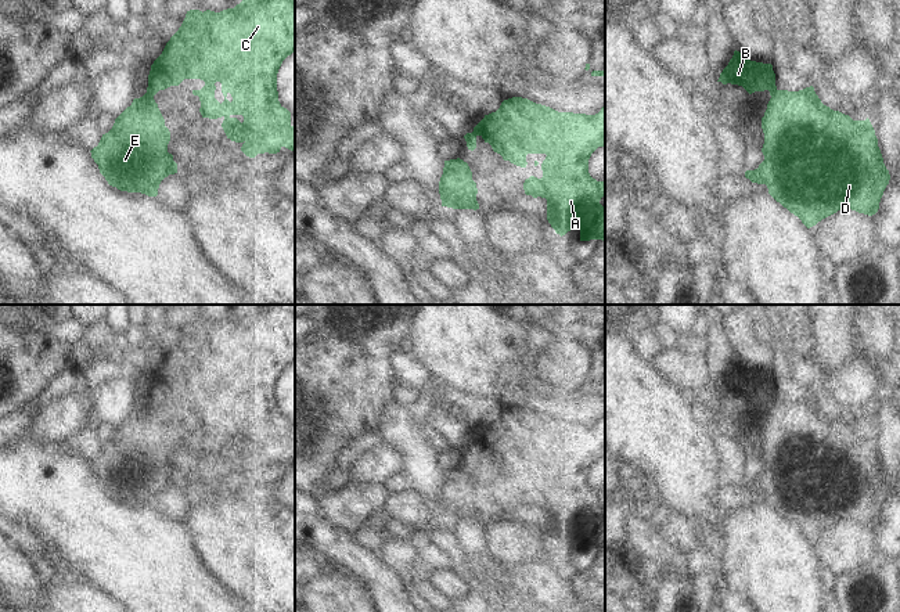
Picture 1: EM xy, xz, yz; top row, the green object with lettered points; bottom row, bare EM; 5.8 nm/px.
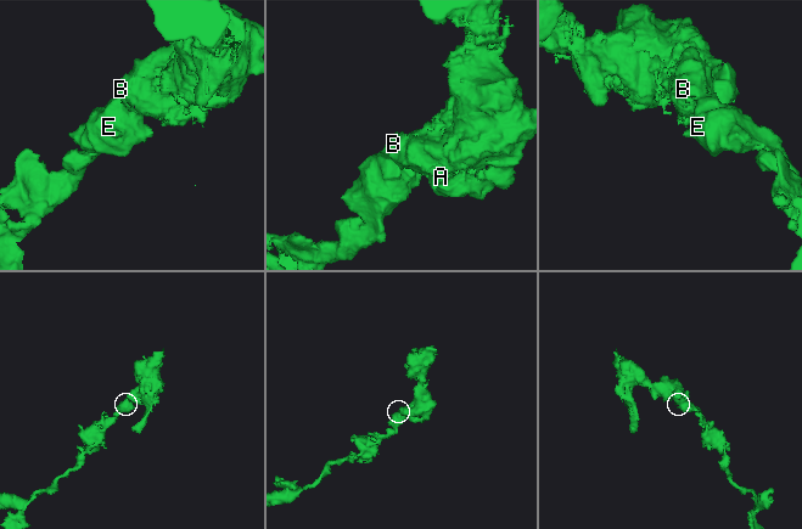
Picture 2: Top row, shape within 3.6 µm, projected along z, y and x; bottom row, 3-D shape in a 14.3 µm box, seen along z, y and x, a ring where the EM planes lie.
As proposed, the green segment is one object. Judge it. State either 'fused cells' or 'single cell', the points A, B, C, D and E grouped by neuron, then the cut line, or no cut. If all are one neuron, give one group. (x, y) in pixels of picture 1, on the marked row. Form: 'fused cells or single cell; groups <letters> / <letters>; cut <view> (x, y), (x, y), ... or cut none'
single cell; groups A B C D E; cut none

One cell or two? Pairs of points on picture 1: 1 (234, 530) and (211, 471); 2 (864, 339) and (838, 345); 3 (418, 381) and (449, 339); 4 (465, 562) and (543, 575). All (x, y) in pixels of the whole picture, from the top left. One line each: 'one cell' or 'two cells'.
1: one cell
2: two cells
3: two cells
4: one cell

